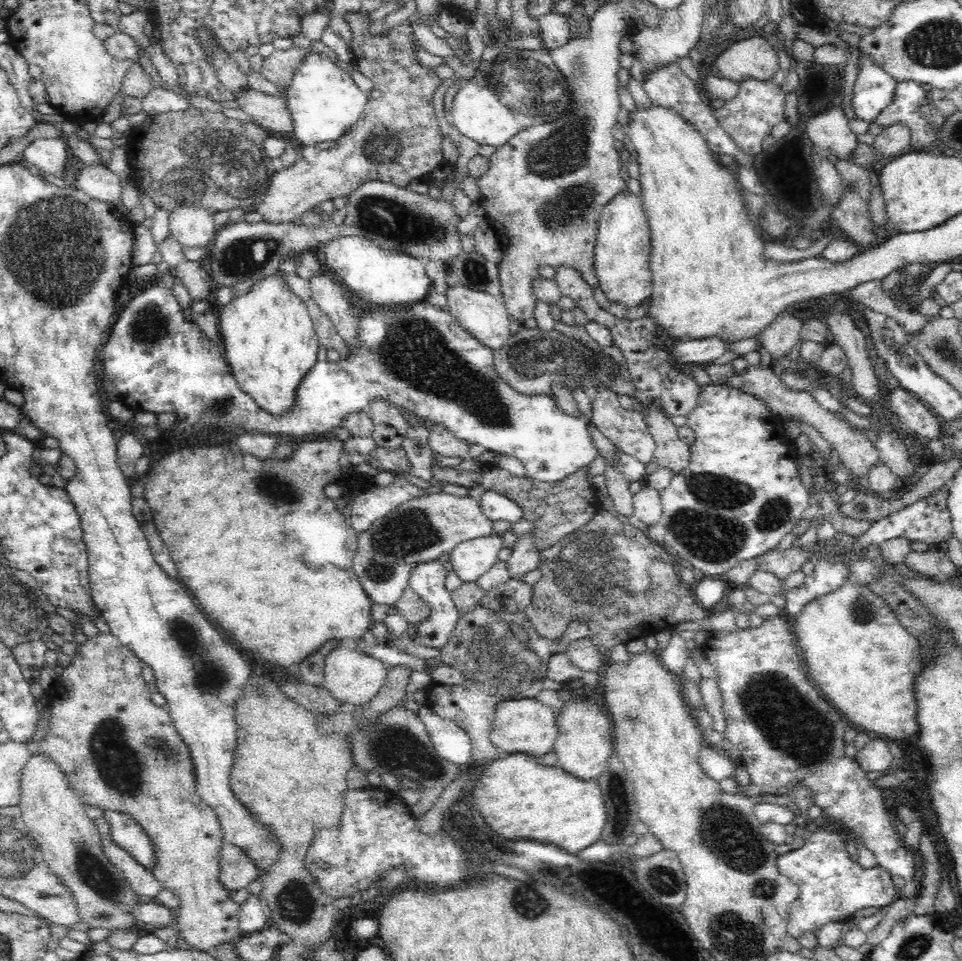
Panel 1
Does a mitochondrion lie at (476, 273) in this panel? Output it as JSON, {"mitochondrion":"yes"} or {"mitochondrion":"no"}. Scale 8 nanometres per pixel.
{"mitochondrion":"yes"}

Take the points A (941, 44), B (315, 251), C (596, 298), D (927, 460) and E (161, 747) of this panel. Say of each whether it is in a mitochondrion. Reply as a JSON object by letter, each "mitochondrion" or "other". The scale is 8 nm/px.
{"A":"mitochondrion","B":"other","C":"other","D":"other","E":"mitochondrion"}

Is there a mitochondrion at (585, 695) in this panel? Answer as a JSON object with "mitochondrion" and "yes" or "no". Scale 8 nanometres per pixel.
{"mitochondrion":"no"}

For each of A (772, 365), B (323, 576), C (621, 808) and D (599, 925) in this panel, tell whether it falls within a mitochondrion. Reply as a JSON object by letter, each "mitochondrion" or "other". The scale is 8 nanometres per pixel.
{"A":"other","B":"other","C":"mitochondrion","D":"other"}

